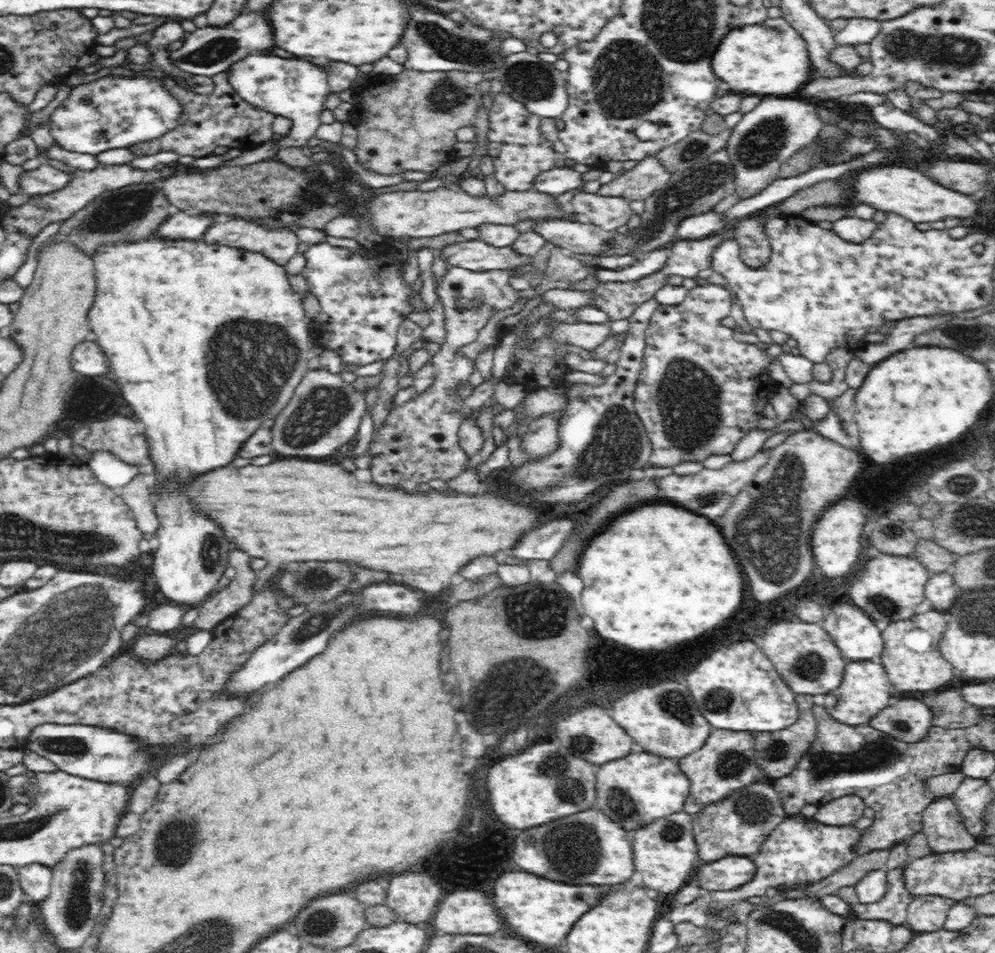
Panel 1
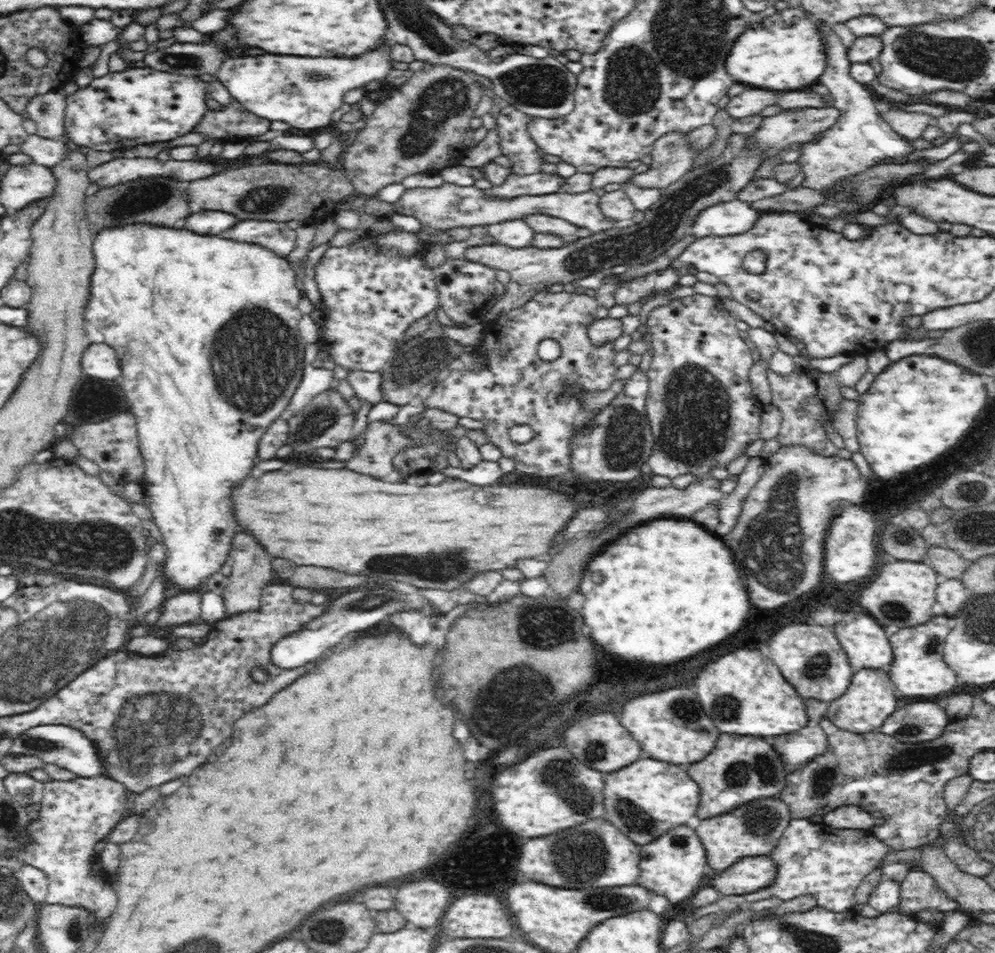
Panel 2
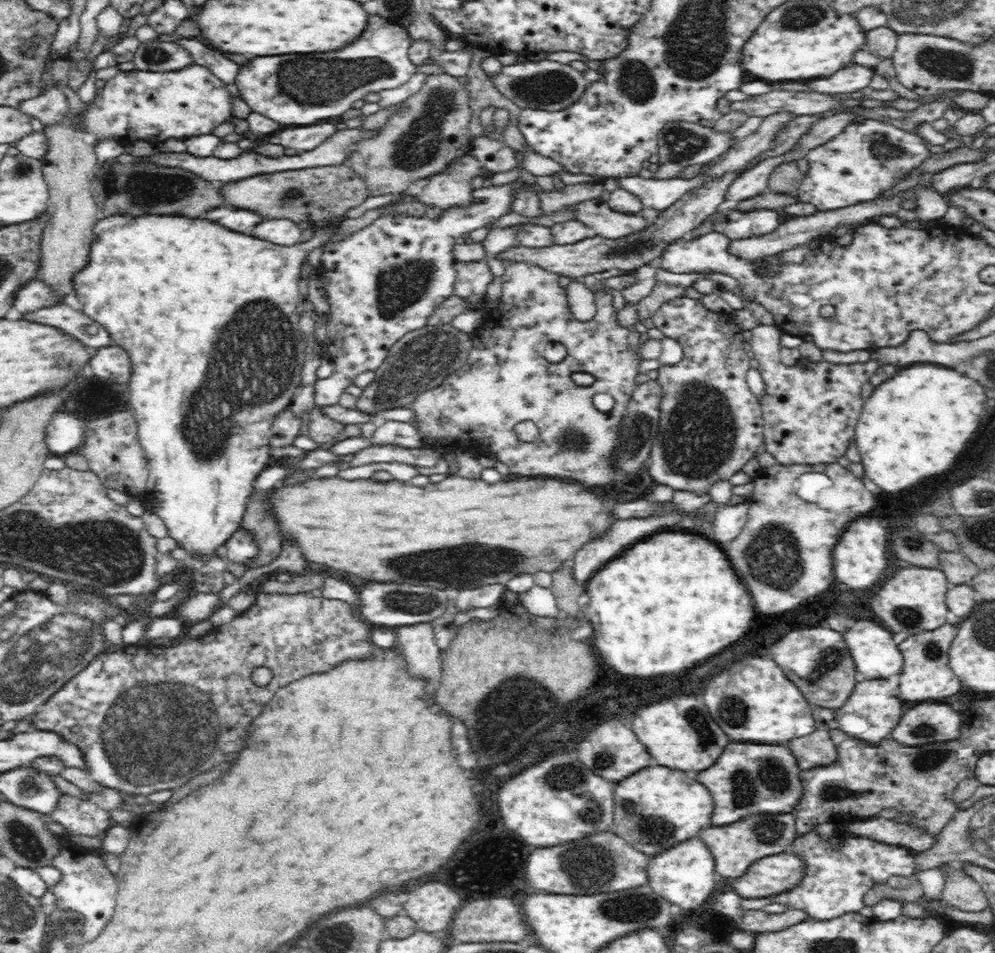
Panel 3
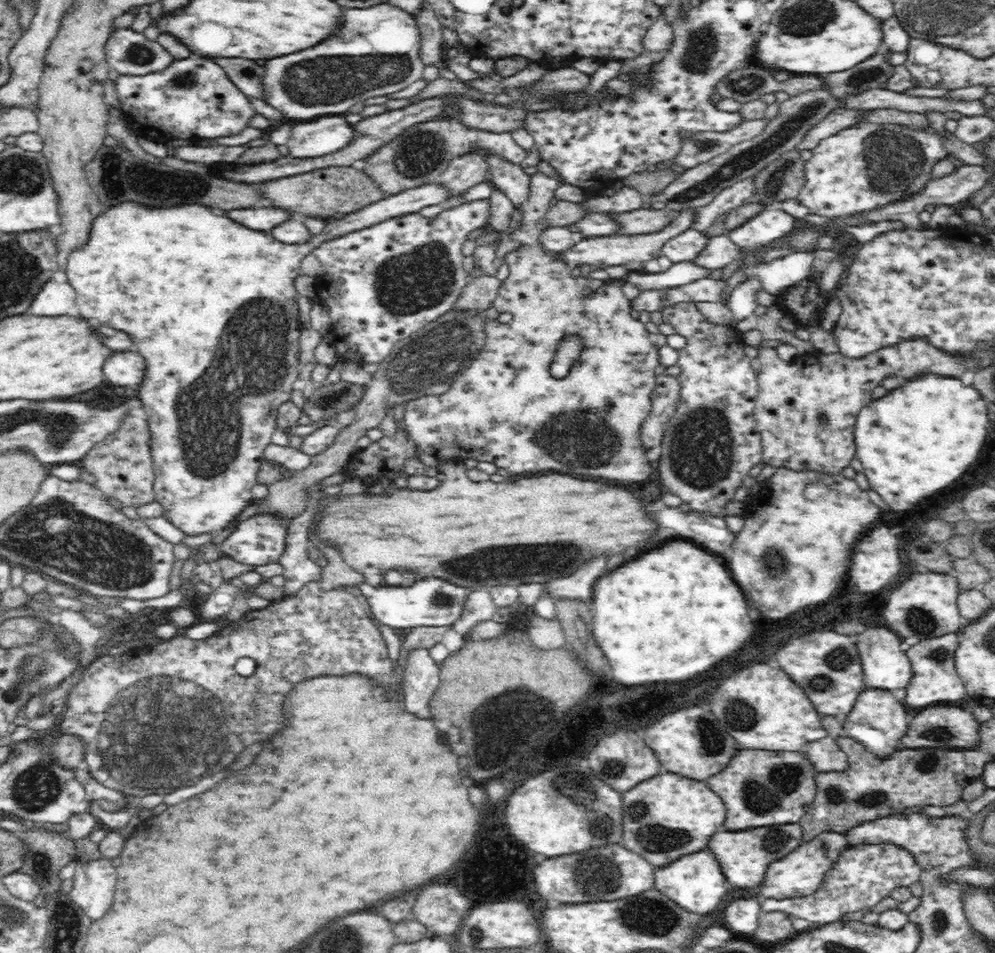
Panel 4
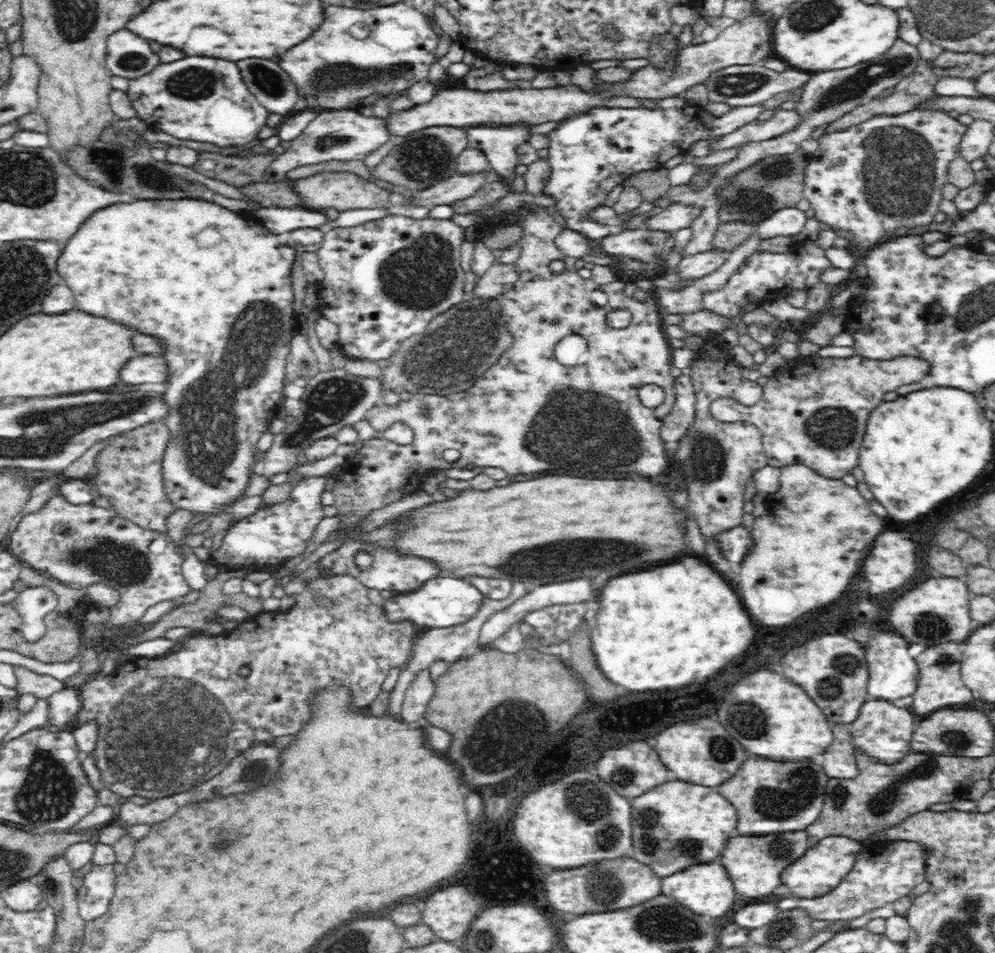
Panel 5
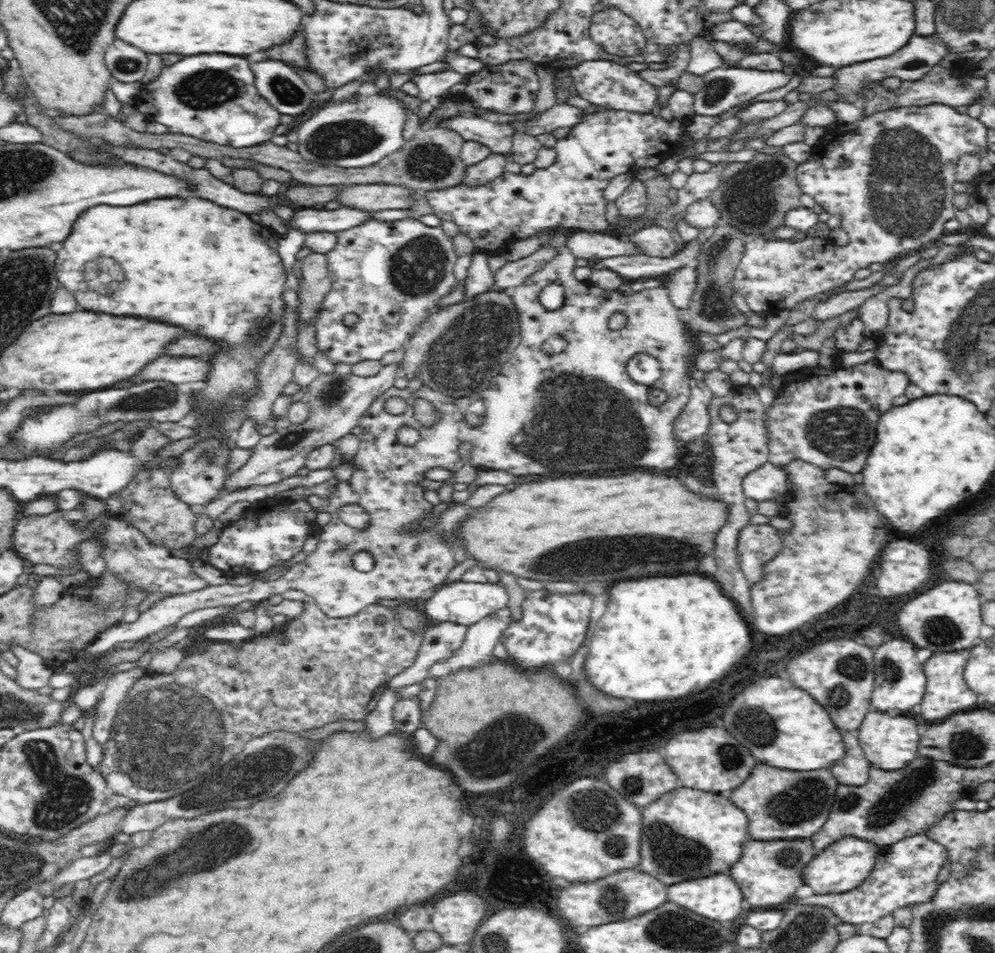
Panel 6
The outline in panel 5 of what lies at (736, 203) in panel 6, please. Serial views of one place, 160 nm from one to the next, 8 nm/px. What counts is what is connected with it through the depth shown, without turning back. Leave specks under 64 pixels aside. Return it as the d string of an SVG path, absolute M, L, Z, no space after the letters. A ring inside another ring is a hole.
M801 149L786 156L764 157L759 163L739 170L736 176L728 178L728 182L716 191L714 202L720 205L718 210L720 222L748 224L768 218L780 210L795 208L804 197L804 174L807 164L808 155Z

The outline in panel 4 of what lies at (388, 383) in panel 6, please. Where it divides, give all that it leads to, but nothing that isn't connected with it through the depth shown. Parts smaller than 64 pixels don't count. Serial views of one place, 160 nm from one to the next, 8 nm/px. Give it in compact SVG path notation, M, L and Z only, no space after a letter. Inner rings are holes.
M342 378L338 382L326 381L317 384L302 404L303 422L333 426L340 412L356 411L356 406L364 398L364 392L366 384L350 383Z

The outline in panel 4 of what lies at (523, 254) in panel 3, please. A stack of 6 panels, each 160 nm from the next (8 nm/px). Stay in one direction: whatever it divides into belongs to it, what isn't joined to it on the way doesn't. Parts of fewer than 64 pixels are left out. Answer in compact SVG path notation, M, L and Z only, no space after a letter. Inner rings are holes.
M688 208L686 212L681 212L679 218L668 224L664 230L650 234L626 235L617 234L610 236L592 237L588 239L578 239L577 244L571 250L560 254L553 254L555 258L568 264L570 268L574 266L620 266L624 265L630 271L642 271L644 264L648 260L654 260L661 256L662 248L666 242L669 242L675 236L682 234L691 226L696 214L695 208Z

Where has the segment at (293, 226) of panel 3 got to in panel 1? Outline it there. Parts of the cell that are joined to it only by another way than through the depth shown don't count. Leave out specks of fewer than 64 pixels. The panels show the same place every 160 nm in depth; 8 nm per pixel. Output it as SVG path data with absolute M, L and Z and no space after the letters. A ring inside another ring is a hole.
M240 218L222 219L214 224L214 226L210 226L203 238L208 238L210 244L220 244L222 246L260 252L283 267L287 267L289 260L302 249L299 236L292 232L292 230L272 228L268 227L268 225L258 224L258 222L251 222L251 220Z

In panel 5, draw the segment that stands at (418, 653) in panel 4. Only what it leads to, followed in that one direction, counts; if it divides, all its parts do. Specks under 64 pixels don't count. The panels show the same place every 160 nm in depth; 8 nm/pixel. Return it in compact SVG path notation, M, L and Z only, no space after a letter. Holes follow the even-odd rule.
M429 671L422 672L408 688L402 701L401 716L406 724L414 724L424 716L428 703L435 694L435 681Z

